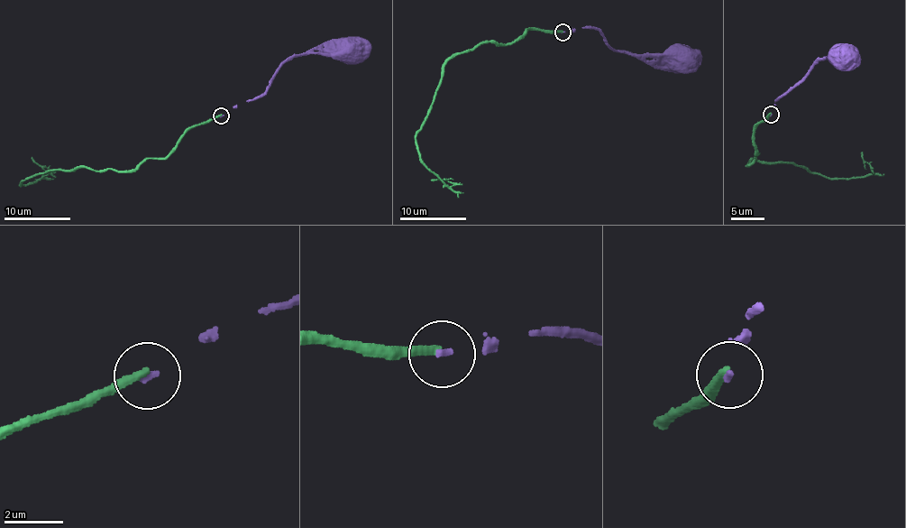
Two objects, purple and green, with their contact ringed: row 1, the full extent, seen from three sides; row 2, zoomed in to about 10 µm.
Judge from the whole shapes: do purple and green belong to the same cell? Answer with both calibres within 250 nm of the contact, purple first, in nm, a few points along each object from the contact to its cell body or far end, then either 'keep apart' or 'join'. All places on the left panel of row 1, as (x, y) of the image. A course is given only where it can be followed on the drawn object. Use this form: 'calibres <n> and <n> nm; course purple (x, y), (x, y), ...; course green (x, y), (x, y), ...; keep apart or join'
calibres 180 and 260 nm; course purple (222, 115), (236, 104), (262, 96), (286, 60), (304, 53), (350, 51); course green (222, 115), (192, 125), (162, 158), (144, 158), (135, 168), (50, 170), (19, 185), (50, 171), (32, 157); keep apart

